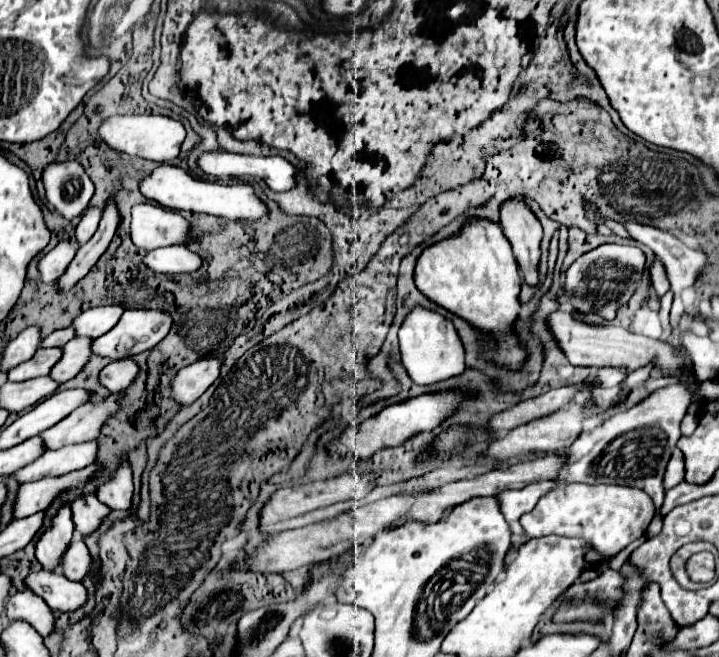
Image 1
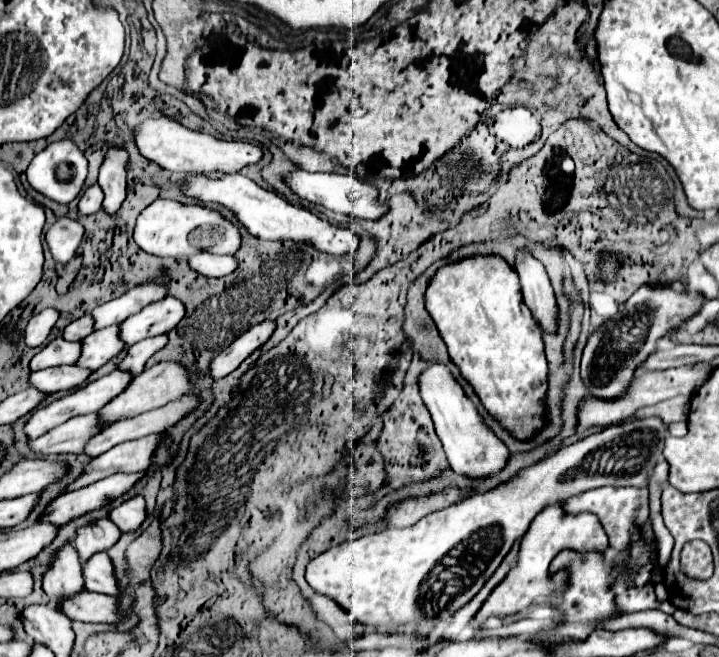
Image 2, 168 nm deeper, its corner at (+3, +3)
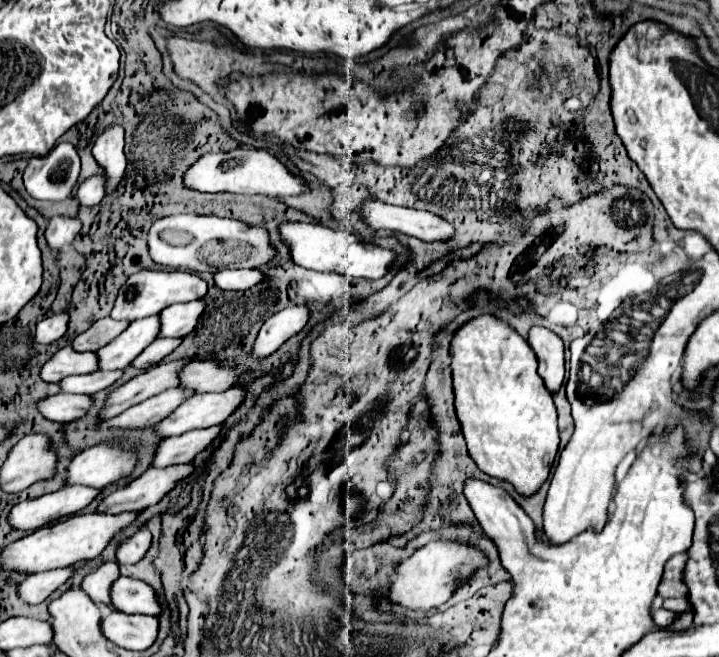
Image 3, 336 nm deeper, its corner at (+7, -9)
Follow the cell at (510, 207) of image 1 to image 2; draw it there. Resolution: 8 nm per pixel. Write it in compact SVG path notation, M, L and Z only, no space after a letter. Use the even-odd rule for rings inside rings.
M520 250L516 272L520 276L524 304L530 308L532 318L544 332L554 334L558 330L558 304L544 266L526 250Z

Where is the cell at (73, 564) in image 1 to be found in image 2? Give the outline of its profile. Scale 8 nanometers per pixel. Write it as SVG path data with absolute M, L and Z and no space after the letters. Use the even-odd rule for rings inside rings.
M98 554L92 556L90 562L84 562L84 580L86 580L86 590L108 594L108 596L118 596L120 588L114 576L114 564L108 554Z

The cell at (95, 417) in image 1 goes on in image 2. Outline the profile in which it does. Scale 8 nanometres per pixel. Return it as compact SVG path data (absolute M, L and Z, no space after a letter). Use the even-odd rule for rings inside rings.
M160 362L160 364L154 364L152 368L144 370L142 376L134 378L134 384L130 384L130 388L126 388L126 392L122 392L122 396L116 396L110 404L106 404L106 408L102 408L102 412L100 412L100 416L104 422L118 422L118 420L142 414L146 410L160 408L172 400L178 400L182 394L188 394L192 390L194 390L194 382L192 382L190 370L186 366L182 366L180 362Z

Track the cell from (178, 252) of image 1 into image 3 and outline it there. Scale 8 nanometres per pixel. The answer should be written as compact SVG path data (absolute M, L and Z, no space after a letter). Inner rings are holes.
M220 270L214 274L214 286L220 290L248 290L262 278L258 270Z

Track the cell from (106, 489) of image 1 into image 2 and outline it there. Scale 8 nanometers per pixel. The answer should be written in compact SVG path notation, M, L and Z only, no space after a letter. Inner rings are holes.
M132 498L132 500L112 508L112 512L110 512L110 520L118 526L120 532L136 532L144 524L146 516L148 516L148 512L146 512L144 498Z

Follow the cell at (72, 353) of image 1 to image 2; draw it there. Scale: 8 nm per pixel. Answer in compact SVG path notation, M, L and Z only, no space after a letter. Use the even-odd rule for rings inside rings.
M120 324L106 326L82 340L82 356L78 360L78 366L98 370L114 356L118 356L124 348L126 344L120 340Z

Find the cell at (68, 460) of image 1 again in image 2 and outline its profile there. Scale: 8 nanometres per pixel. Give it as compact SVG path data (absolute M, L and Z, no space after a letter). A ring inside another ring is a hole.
M186 394L162 408L142 412L134 418L116 422L110 428L106 428L102 434L94 436L86 444L84 452L90 456L100 456L102 452L114 448L116 444L122 444L128 440L138 440L148 434L164 432L164 430L176 426L180 420L184 420L190 412L194 412L200 406L200 402L202 402L202 398L198 394Z

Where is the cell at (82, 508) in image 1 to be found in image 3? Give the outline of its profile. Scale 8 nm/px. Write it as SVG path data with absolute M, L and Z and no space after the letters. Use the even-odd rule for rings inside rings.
M112 560L102 562L96 570L88 572L82 580L82 590L96 602L96 604L106 604L108 600L108 590L110 584L120 576L118 564Z

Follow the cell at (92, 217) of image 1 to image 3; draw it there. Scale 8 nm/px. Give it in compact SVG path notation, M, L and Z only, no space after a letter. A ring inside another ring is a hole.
M92 176L86 178L78 190L76 190L76 200L80 206L96 206L104 198L104 178L102 176Z

